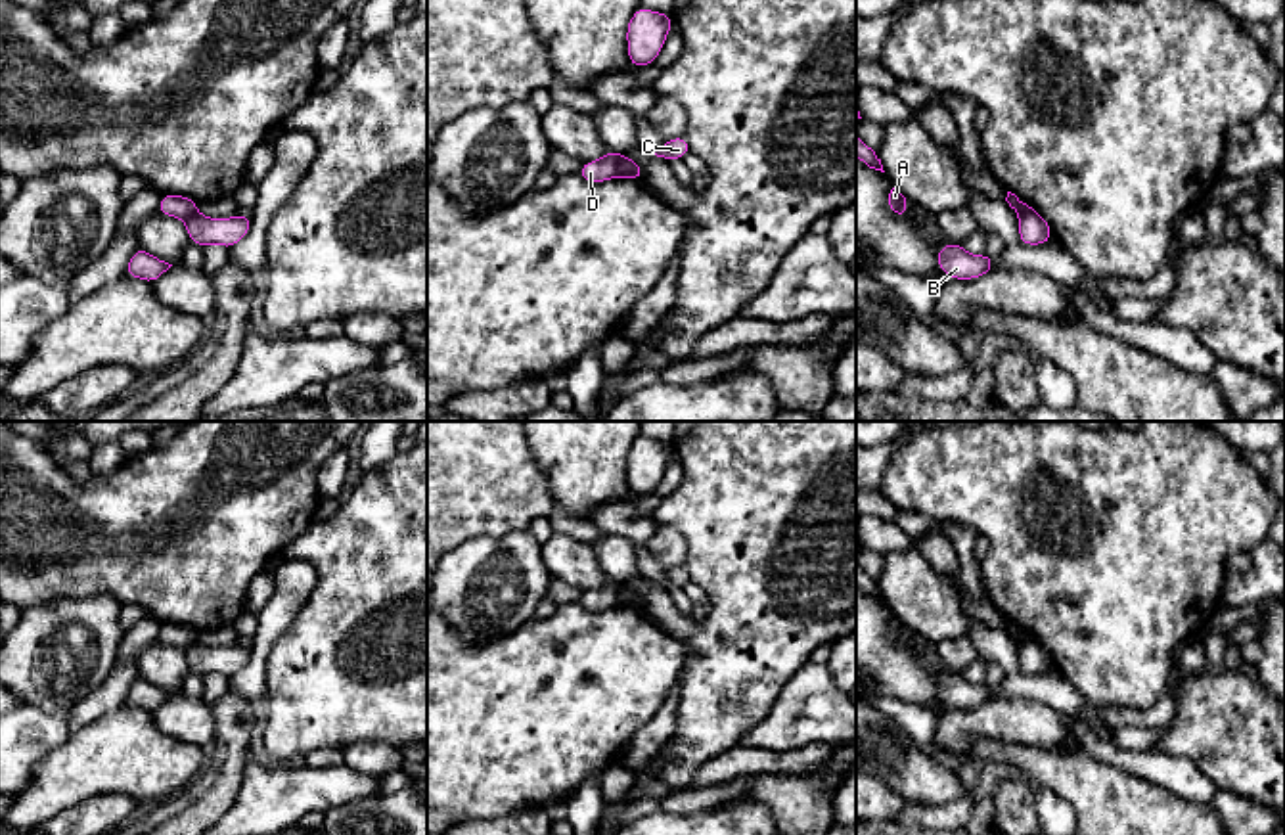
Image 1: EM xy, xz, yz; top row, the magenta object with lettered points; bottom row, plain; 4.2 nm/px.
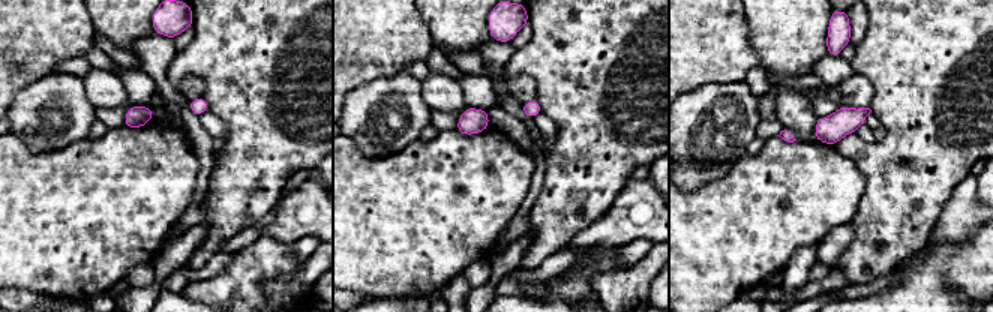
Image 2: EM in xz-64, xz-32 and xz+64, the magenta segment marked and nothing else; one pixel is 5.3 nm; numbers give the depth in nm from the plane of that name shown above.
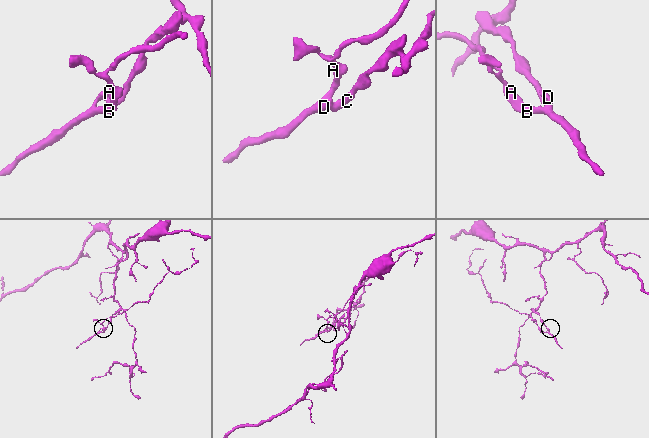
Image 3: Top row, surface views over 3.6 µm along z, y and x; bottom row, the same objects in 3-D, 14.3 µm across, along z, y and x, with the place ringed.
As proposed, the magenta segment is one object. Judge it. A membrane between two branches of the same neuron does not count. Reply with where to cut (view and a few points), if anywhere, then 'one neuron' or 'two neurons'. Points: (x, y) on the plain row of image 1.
xz (625, 585), (617, 604) | two neurons

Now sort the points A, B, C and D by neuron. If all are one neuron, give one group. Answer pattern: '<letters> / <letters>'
A B D / C

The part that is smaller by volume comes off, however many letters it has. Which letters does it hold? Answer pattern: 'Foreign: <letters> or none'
Foreign: A, B, D

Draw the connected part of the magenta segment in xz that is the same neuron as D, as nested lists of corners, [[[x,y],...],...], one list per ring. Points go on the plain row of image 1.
[[[607,576],[607,584],[596,590],[582,592],[578,605],[586,611],[599,613],[619,605],[620,588],[624,584]]]

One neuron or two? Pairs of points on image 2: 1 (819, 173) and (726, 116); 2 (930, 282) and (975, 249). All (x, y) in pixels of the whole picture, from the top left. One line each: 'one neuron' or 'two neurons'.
1: two neurons
2: one neuron

